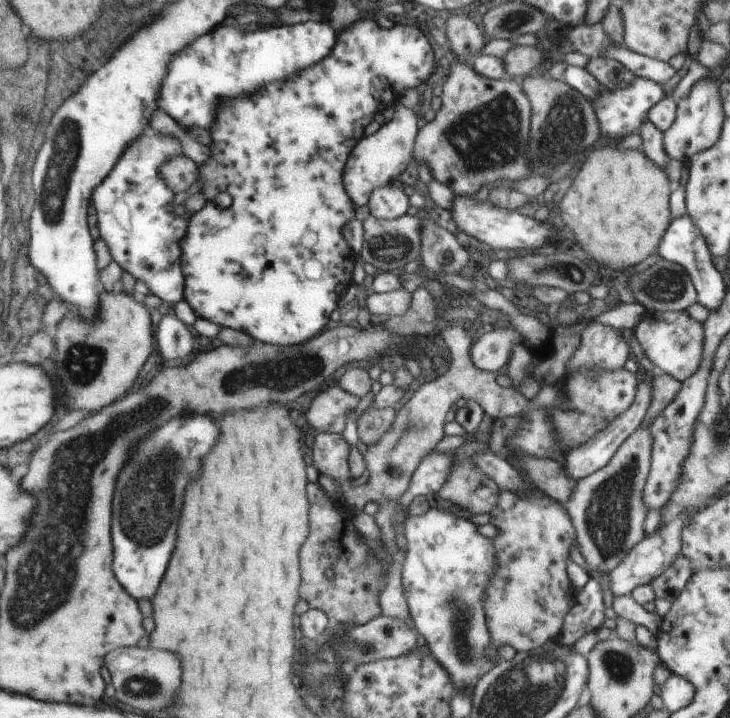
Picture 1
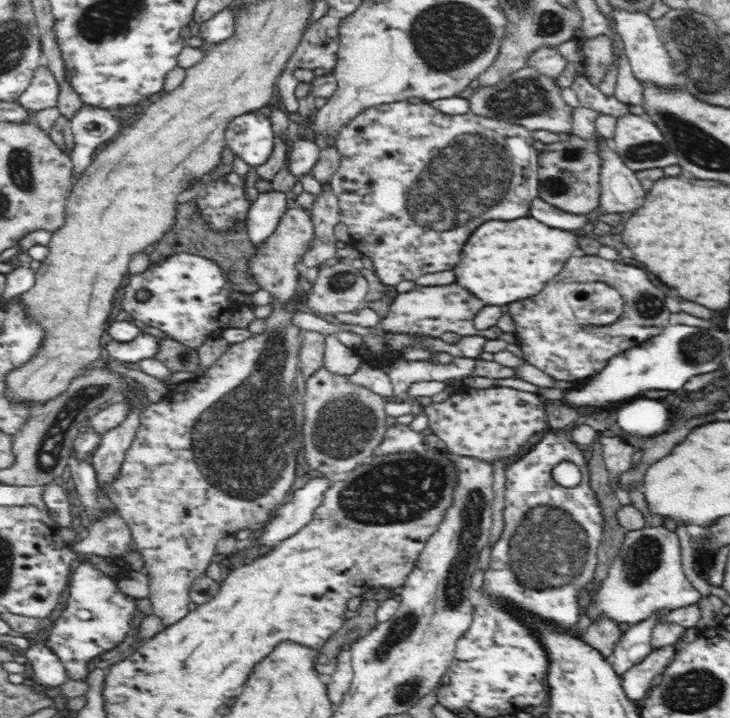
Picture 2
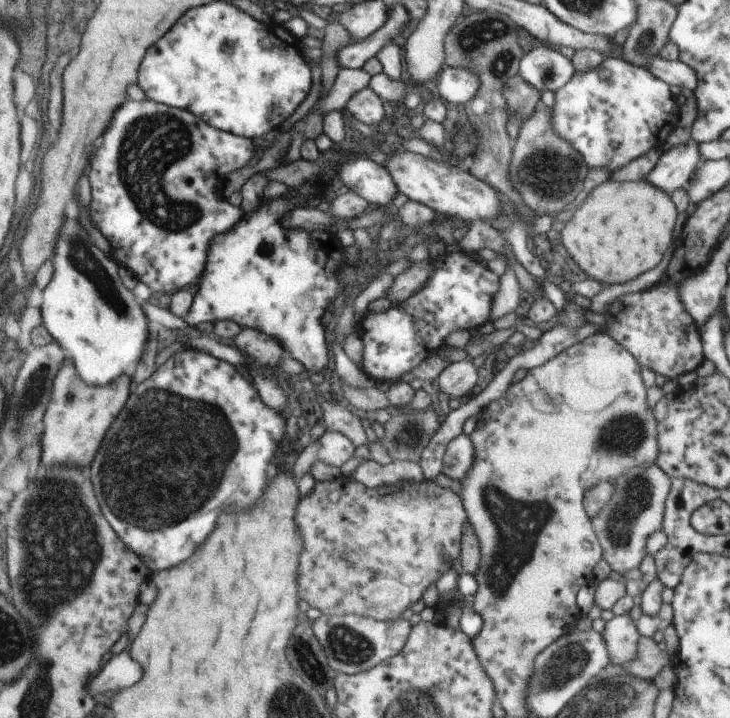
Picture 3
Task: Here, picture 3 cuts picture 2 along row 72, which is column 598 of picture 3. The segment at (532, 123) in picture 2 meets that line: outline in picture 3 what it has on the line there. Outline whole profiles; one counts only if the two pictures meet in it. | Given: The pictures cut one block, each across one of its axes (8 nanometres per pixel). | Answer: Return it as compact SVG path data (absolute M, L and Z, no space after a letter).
M652 463L651 465L646 465L645 467L640 465L634 468L627 468L625 473L622 473L621 477L618 477L616 481L612 482L612 484L613 491L610 500L591 518L591 521L594 532L597 534L600 546L603 550L603 559L606 560L606 562L608 562L611 566L611 570L615 570L620 574L626 572L626 570L632 570L633 568L638 568L640 566L642 559L646 556L646 540L648 540L650 534L663 528L665 500L667 499L669 490L671 489L671 478L656 463Z

